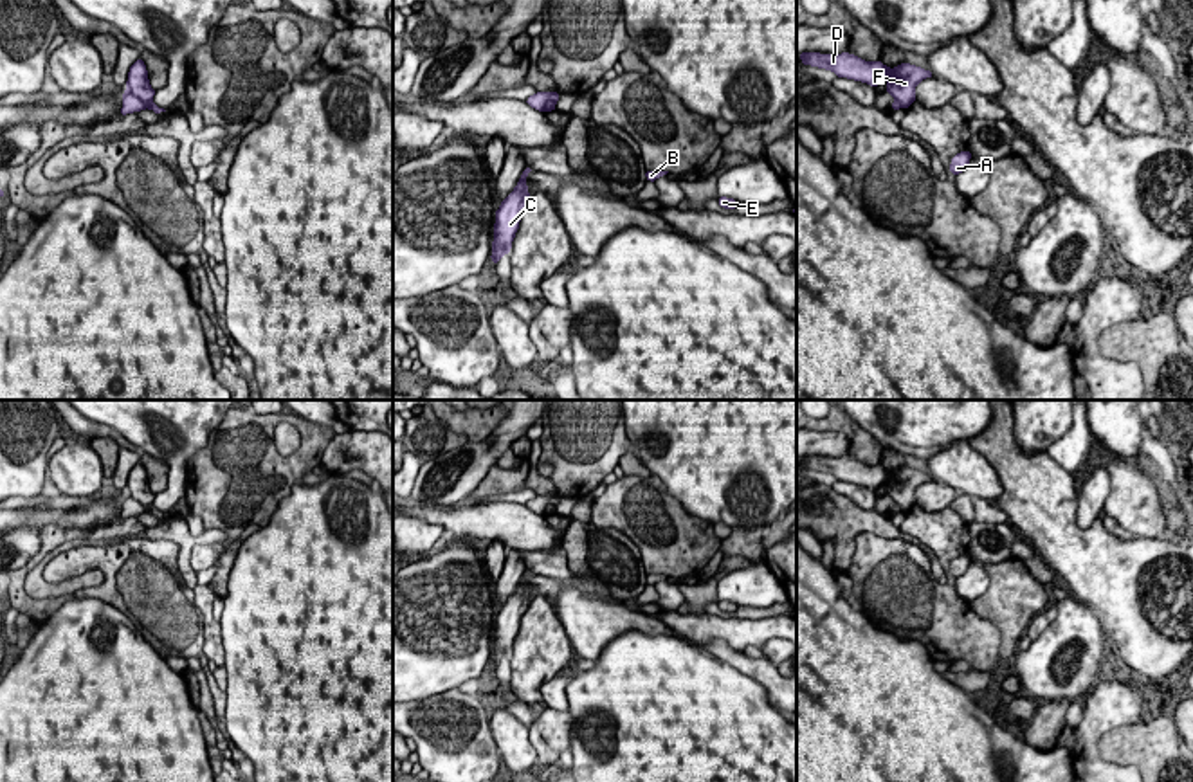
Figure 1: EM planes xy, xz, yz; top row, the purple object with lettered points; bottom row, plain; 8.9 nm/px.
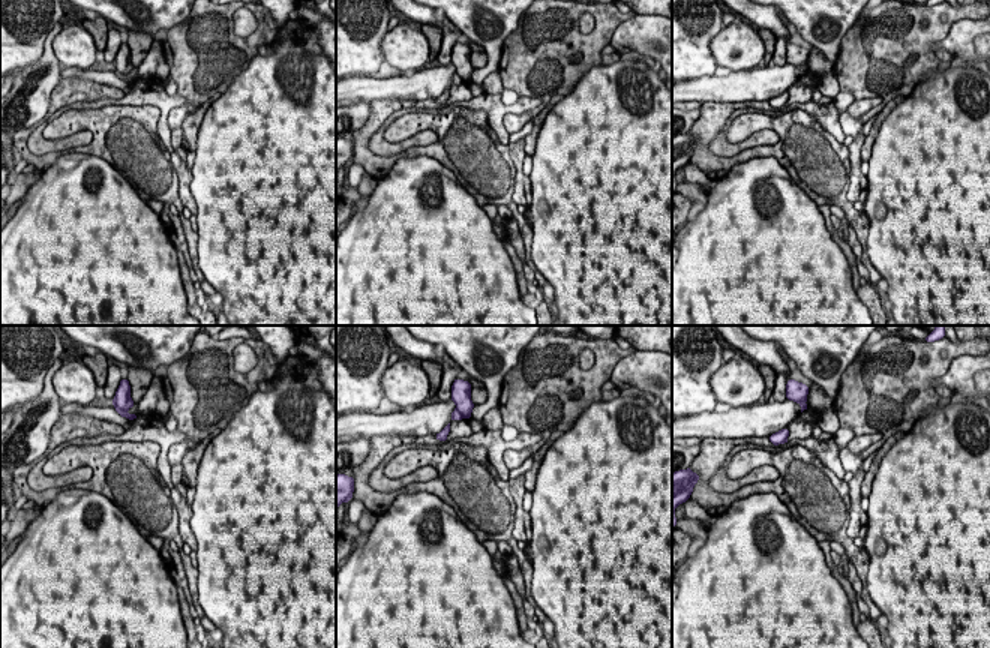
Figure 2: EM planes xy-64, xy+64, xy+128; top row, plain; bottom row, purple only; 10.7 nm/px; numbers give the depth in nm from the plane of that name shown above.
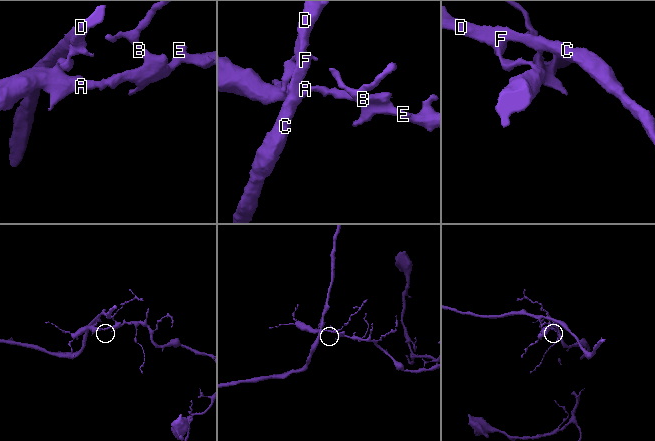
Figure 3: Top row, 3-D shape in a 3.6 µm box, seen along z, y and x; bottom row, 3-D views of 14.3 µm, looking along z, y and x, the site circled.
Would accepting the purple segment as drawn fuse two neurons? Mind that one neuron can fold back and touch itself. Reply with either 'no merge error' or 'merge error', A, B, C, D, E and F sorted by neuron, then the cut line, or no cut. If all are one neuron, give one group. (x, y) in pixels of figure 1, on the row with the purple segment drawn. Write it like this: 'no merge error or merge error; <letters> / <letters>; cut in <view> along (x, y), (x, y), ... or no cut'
merge error; A B E / C D F; cut in xy along (127, 89), (150, 101)

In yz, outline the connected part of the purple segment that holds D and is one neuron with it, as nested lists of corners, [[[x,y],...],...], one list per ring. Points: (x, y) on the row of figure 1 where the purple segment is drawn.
[[[802,52],[798,54],[804,65],[833,70],[836,77],[847,77],[861,81],[876,88],[881,81],[888,81],[887,92],[897,99],[903,108],[908,108],[915,101],[915,86],[926,77],[933,77],[930,70],[921,67],[901,63],[896,68],[888,68],[879,59],[863,61],[861,58],[842,52],[842,54],[820,54]]]

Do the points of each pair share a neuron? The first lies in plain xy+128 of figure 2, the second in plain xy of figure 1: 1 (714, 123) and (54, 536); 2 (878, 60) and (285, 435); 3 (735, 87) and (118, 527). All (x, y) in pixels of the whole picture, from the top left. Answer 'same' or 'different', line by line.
1: same
2: different
3: different

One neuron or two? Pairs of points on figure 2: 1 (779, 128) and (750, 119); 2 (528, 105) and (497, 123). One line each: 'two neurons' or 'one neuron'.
1: one neuron
2: one neuron

